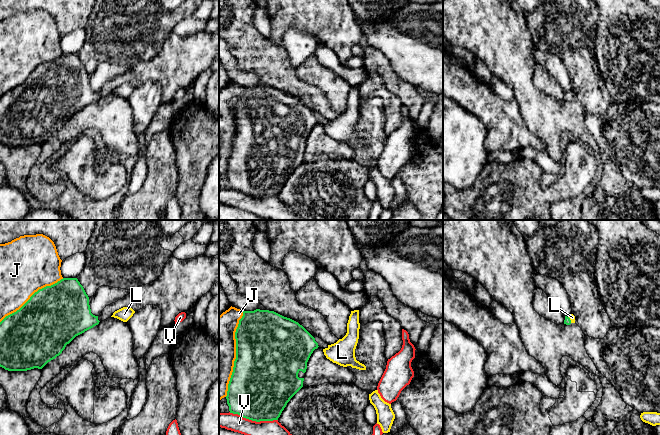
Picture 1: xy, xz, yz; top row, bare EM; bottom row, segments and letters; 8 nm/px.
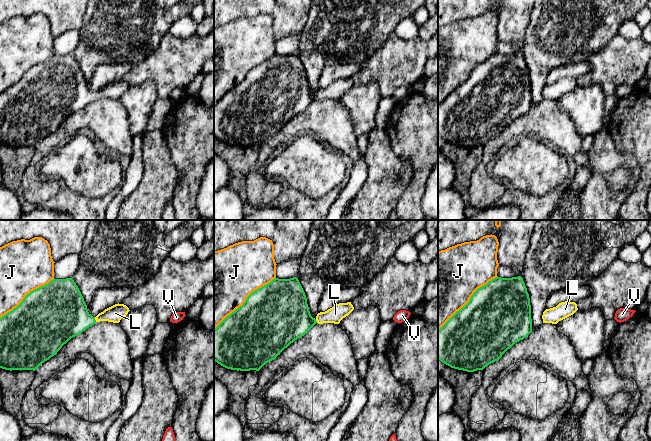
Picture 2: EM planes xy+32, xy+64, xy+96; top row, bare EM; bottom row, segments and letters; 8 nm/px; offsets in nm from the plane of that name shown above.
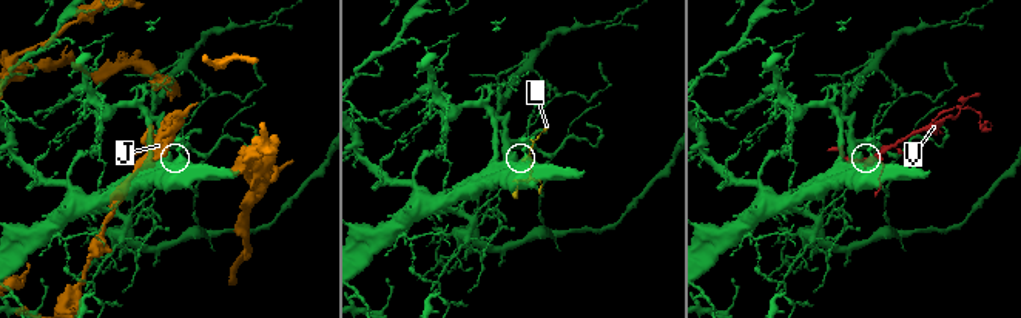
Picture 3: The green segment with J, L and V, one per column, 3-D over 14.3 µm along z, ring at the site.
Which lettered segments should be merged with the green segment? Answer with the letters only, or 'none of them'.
L

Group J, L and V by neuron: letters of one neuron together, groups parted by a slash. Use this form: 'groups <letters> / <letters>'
groups J / L / V

